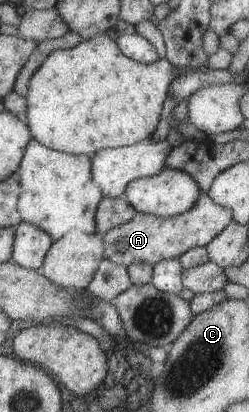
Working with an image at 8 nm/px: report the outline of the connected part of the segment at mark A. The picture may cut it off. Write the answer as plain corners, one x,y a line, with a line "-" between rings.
201,193
194,205
185,212
170,217
158,217
136,213
121,226
102,233
104,256
107,260
126,267
131,263
149,263
178,257
193,247
205,247
220,230
232,221
230,208
215,204
206,193

